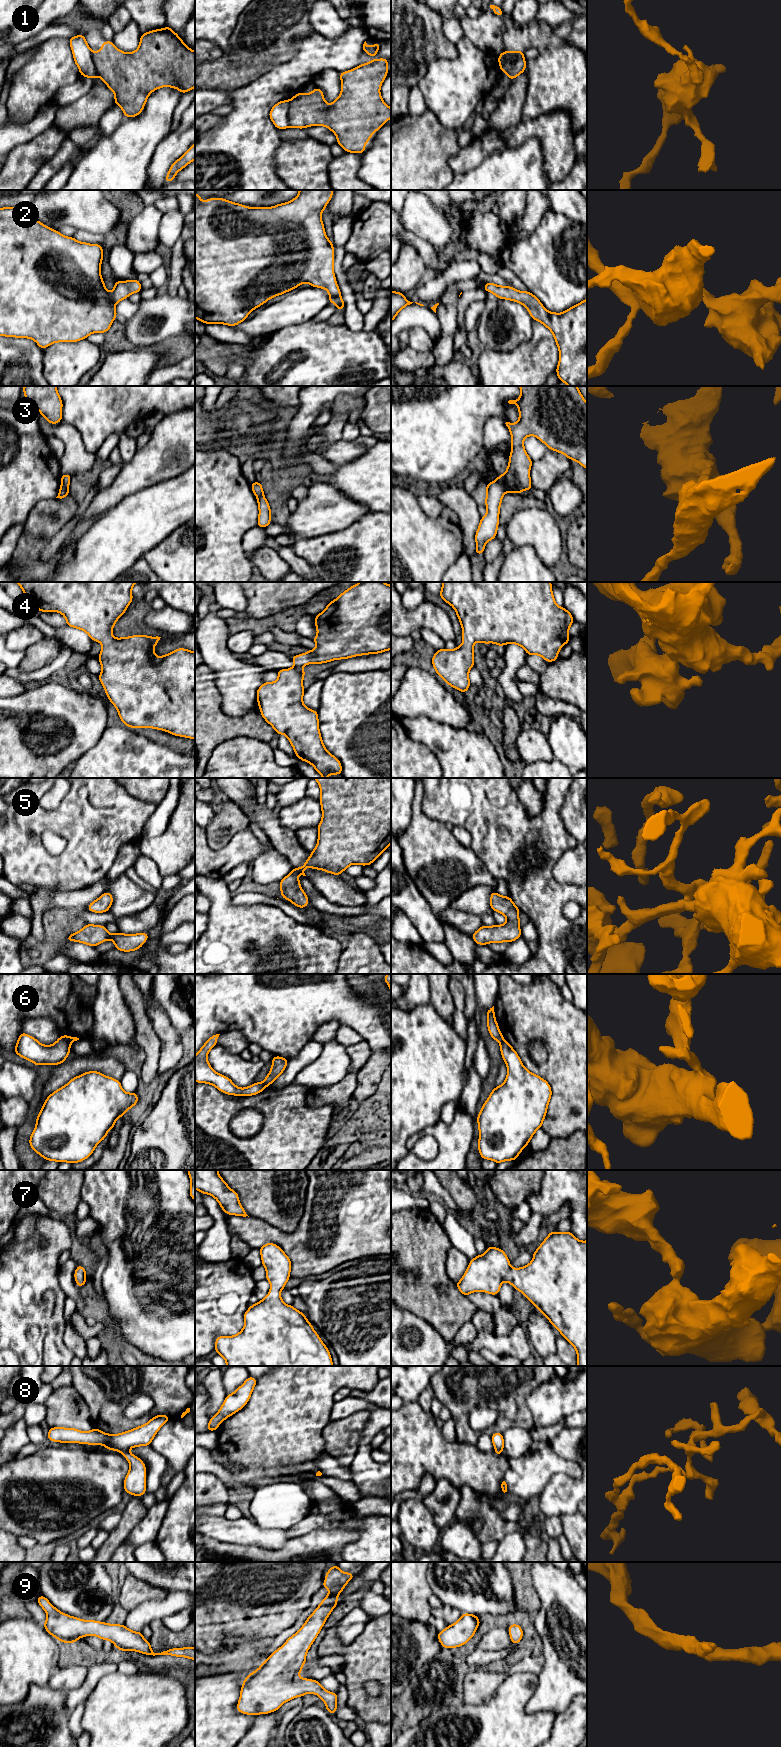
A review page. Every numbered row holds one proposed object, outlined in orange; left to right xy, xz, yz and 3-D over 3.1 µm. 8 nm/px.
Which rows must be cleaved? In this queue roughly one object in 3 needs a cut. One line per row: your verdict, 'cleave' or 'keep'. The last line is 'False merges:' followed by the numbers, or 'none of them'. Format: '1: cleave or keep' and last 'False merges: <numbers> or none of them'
1: cleave
2: keep
3: cleave
4: keep
5: keep
6: cleave
7: keep
8: cleave
9: keep
False merges: 1, 3, 6, 8

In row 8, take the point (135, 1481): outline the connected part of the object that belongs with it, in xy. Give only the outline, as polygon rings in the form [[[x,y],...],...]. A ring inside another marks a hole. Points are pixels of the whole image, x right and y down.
[[[129,1451],[121,1454],[130,1464],[130,1469],[124,1479],[124,1491],[133,1496],[142,1496],[146,1493],[146,1466],[144,1462]]]

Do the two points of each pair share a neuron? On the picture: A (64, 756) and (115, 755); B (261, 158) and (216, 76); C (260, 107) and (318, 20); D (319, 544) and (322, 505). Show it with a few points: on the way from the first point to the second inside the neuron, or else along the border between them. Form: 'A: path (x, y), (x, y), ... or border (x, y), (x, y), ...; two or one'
A: border (98, 740), (75, 762); two
B: border (253, 80), (232, 90); two
C: border (314, 30), (329, 38), (337, 36); two
D: border (343, 528), (337, 531), (297, 539); two

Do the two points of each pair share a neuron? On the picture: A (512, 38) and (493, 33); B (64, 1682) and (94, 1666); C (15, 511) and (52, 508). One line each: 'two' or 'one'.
A: two
B: two
C: two

